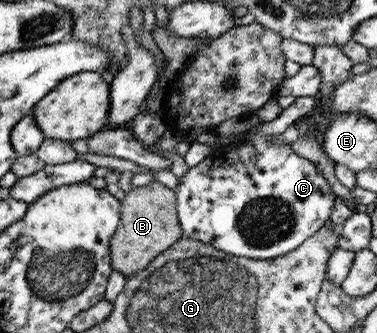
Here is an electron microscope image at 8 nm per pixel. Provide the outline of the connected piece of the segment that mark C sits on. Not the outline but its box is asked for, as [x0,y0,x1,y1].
[175,132,337,260]

